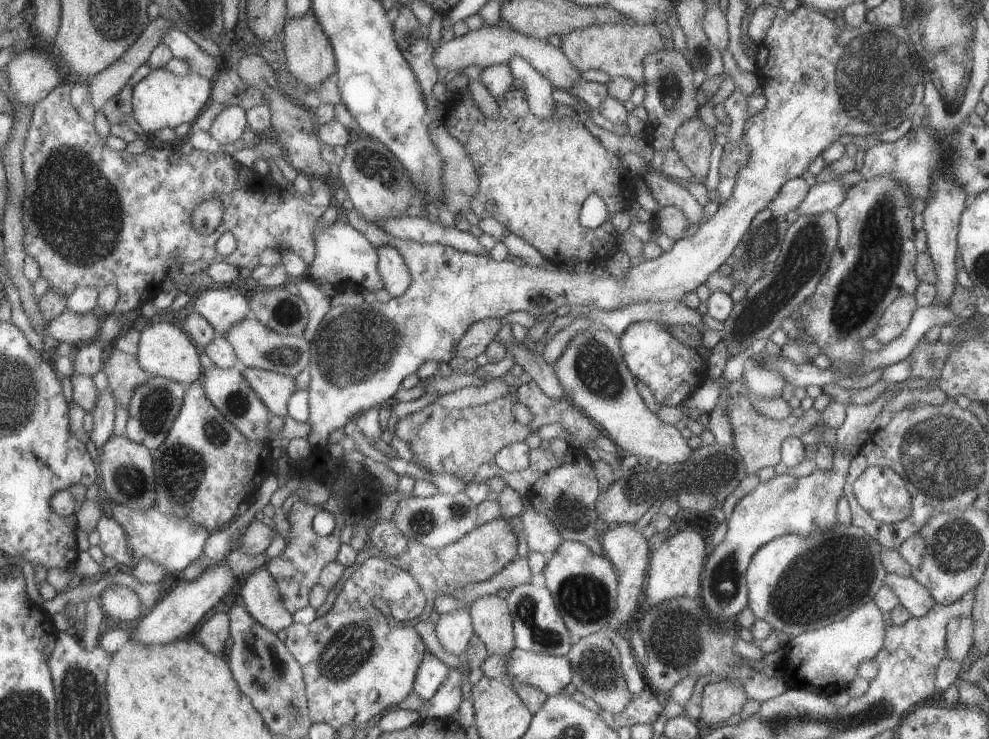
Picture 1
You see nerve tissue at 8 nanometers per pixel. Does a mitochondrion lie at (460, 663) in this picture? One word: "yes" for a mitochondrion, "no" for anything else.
no

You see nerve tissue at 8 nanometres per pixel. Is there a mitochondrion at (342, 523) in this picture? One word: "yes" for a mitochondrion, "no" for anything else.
no

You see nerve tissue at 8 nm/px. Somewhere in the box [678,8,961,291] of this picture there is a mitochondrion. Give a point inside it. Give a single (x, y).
(876, 79)

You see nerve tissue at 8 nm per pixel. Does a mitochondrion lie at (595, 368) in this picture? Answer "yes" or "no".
yes

